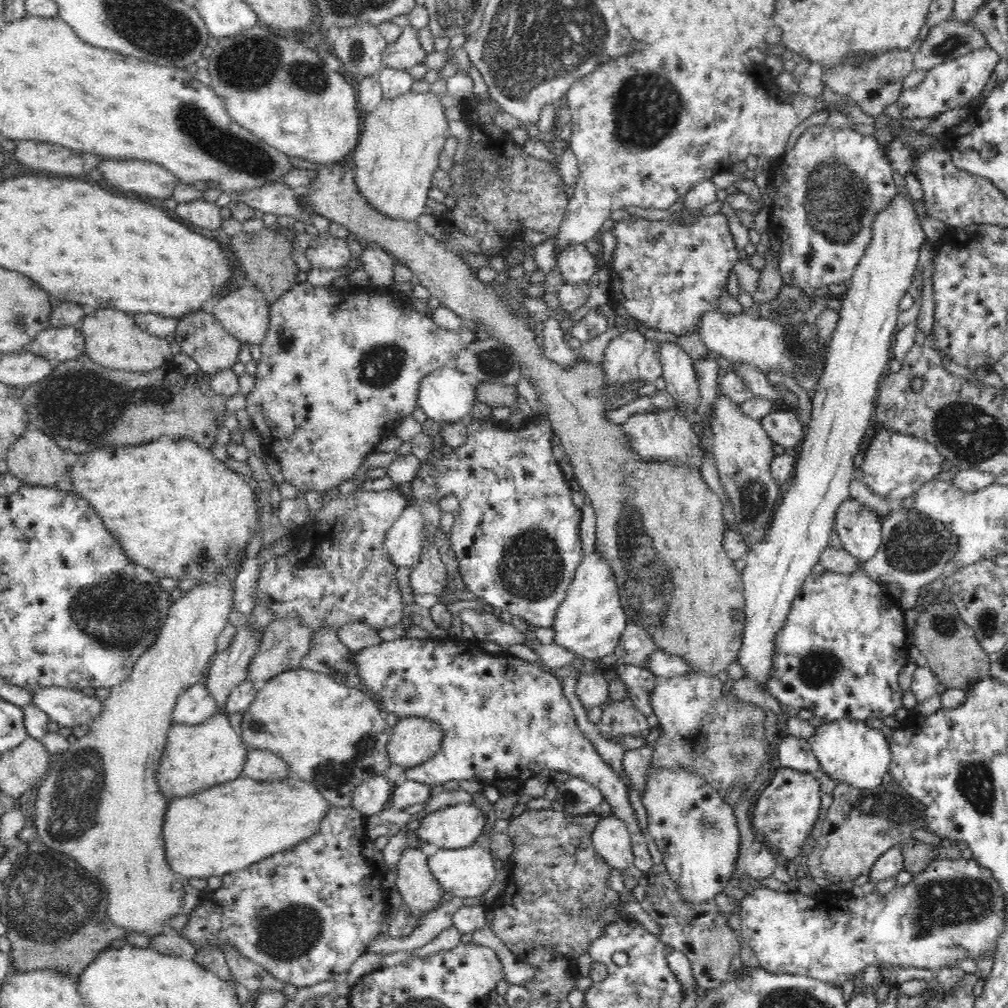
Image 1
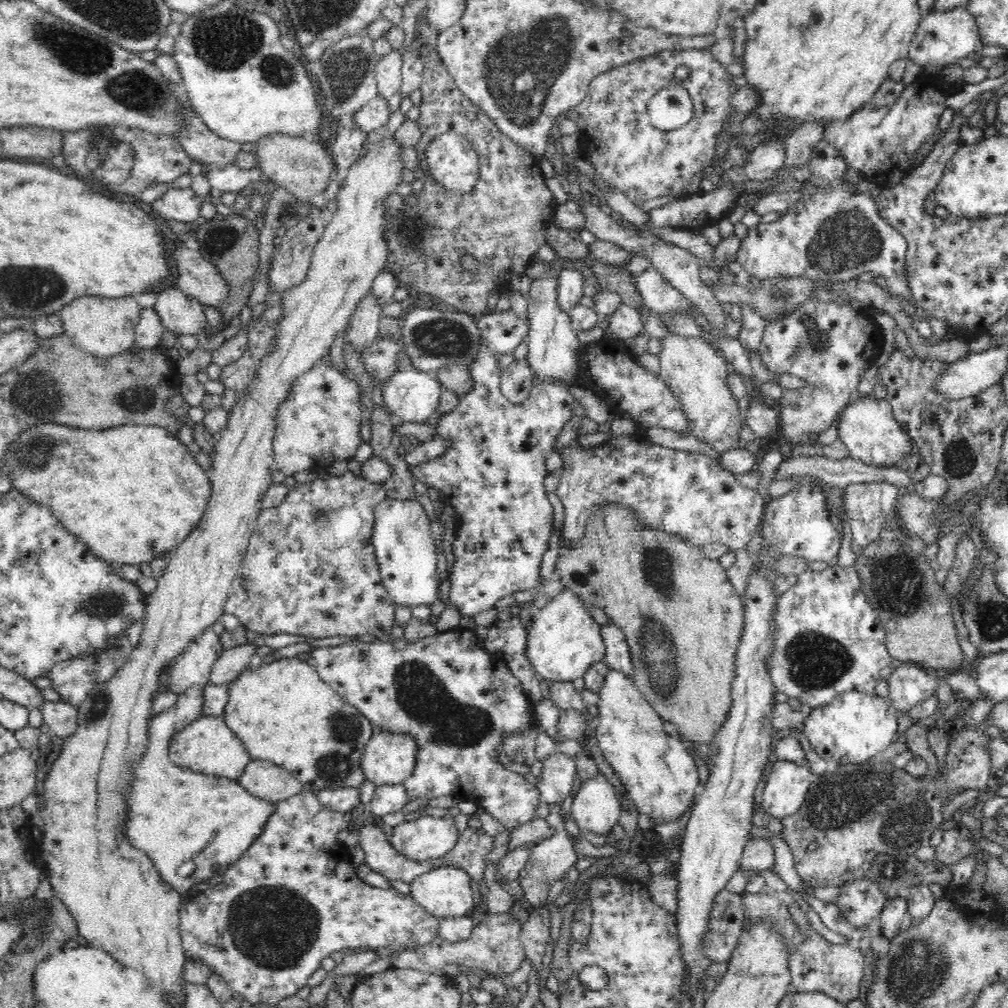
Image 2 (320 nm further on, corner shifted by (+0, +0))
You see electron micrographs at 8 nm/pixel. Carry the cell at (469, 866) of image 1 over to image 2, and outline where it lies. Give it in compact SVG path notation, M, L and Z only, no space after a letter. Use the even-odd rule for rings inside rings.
M452 865L429 870L410 884L410 895L438 918L470 914L473 894L468 871Z

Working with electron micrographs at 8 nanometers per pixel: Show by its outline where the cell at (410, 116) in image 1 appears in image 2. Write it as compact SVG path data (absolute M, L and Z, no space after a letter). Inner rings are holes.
M394 135L383 137L382 140L374 142L372 146L368 146L366 154L364 154L362 158L358 159L349 168L347 177L336 196L337 211L334 213L334 217L330 224L326 226L322 236L320 236L318 244L316 244L314 256L312 256L312 264L310 265L310 270L308 270L308 277L304 282L284 292L280 297L283 317L280 319L281 328L279 338L277 338L277 348L275 349L274 355L266 358L264 362L260 364L259 374L256 376L256 381L252 386L250 386L250 396L244 396L244 398L241 398L240 396L236 397L236 404L234 404L229 413L229 426L224 431L220 432L218 440L216 440L216 446L214 446L211 453L212 466L206 472L208 477L211 478L212 483L212 498L210 498L210 502L208 502L207 513L204 514L204 517L200 520L200 524L196 526L196 529L192 530L192 534L189 534L188 538L178 546L175 552L171 553L171 560L165 569L165 573L158 578L156 589L147 595L147 607L145 618L143 620L143 629L141 630L137 645L131 650L131 653L128 654L125 663L120 666L120 670L116 671L108 680L95 684L92 687L92 690L90 690L90 692L85 696L85 699L75 706L77 708L77 729L67 737L66 740L64 740L62 752L58 758L56 758L52 768L50 768L48 778L46 778L44 784L44 792L42 792L44 808L40 811L41 821L44 822L44 828L42 830L42 841L37 845L37 847L40 850L40 860L49 875L54 896L60 898L66 904L68 911L72 913L74 920L76 920L80 935L82 935L86 940L98 942L102 948L106 948L106 950L110 950L112 954L116 954L116 956L120 958L120 962L124 962L128 968L142 970L144 974L148 974L148 978L152 978L152 980L164 984L166 990L176 990L176 992L178 992L178 990L180 990L180 984L182 984L182 986L184 985L182 971L184 961L187 958L183 951L181 936L179 935L179 924L180 910L185 901L182 900L182 894L179 890L174 889L168 881L164 881L162 875L160 875L158 867L156 867L154 861L148 857L148 853L145 853L144 850L140 850L140 848L132 845L131 839L127 836L127 823L130 821L130 813L128 813L130 812L130 802L128 802L128 800L136 781L137 766L144 762L144 754L147 754L148 746L150 746L151 720L156 715L152 713L152 706L154 706L156 696L164 690L164 672L166 672L170 666L175 666L176 660L178 660L178 658L180 658L180 656L190 648L192 642L194 642L201 634L204 634L206 630L210 629L210 626L212 626L214 622L220 621L220 616L225 613L224 606L226 606L226 601L228 600L228 596L230 596L232 582L234 582L236 574L240 572L244 556L247 554L246 552L249 540L254 528L256 528L256 519L262 510L261 504L264 495L273 483L272 472L277 470L273 457L273 434L274 426L276 426L276 422L274 422L273 419L276 418L277 406L285 399L292 381L295 378L298 378L304 371L307 371L314 363L318 362L320 358L324 358L328 355L335 337L342 334L342 330L347 328L349 320L352 314L354 314L356 306L358 306L358 302L360 302L366 294L369 294L373 281L378 274L386 270L385 267L387 266L388 260L388 236L386 234L388 219L386 200L398 192L400 182L401 184L404 184L404 170L406 170L406 167L404 167L404 160L402 160L402 150L404 150L403 144L396 141Z

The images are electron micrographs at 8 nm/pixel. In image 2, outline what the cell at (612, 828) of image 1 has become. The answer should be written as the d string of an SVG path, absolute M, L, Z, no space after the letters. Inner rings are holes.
M603 774L575 792L571 817L580 829L609 836L620 822L621 802Z

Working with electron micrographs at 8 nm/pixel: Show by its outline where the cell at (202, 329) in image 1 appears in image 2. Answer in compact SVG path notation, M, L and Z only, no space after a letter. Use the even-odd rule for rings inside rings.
M176 286L157 292L154 306L166 330L176 336L196 336L208 328L202 304L188 297Z

